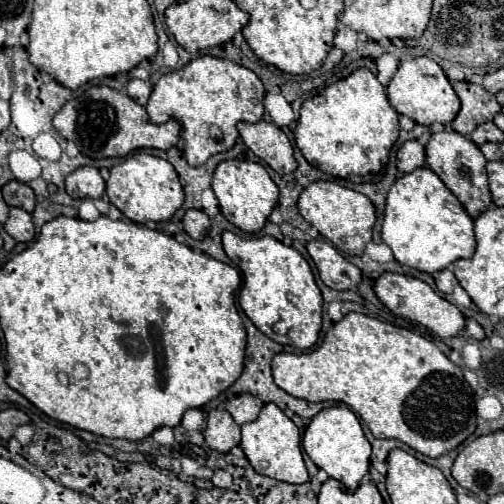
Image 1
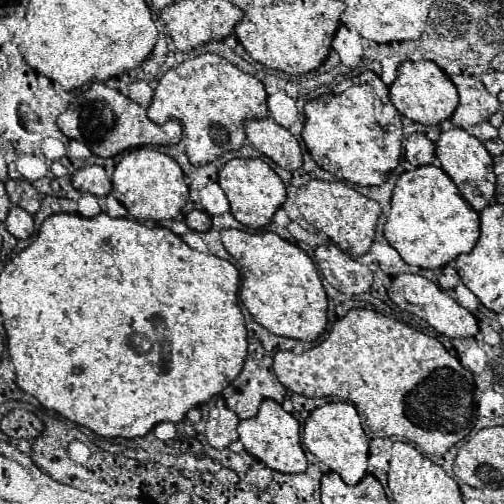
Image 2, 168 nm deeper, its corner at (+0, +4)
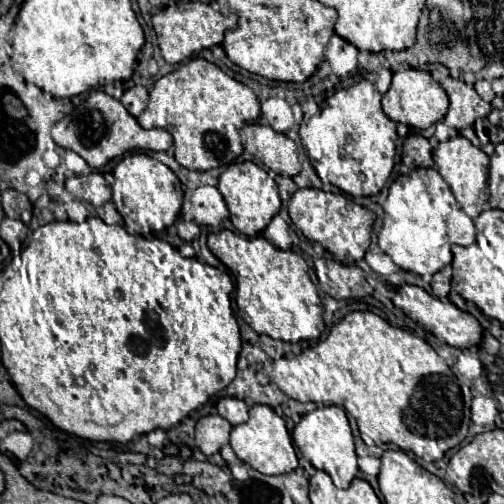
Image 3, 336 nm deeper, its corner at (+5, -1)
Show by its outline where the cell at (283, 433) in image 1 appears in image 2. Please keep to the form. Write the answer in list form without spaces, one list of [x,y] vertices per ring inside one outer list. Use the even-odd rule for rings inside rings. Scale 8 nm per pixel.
[[[263,399],[261,407],[259,407],[259,415],[253,419],[243,419],[239,423],[237,433],[239,433],[239,441],[243,443],[245,451],[251,453],[253,457],[257,457],[267,467],[281,471],[281,473],[303,473],[303,471],[307,471],[307,457],[305,457],[305,451],[301,447],[299,423],[291,413],[283,411],[281,403]]]

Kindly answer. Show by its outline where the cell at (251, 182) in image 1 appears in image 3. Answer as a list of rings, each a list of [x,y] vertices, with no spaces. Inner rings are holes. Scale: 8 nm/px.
[[[234,162],[230,164],[218,182],[218,190],[226,200],[226,206],[230,210],[230,220],[236,230],[240,230],[246,236],[258,236],[264,232],[264,228],[270,224],[270,220],[280,210],[280,196],[276,182],[268,176],[266,170],[256,166],[254,162]]]

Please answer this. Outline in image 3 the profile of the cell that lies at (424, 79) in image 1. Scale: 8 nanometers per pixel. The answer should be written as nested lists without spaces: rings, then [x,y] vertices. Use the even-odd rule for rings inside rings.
[[[404,68],[394,72],[390,90],[382,96],[382,108],[390,120],[422,130],[444,118],[444,114],[448,112],[448,96],[444,88],[428,72]]]

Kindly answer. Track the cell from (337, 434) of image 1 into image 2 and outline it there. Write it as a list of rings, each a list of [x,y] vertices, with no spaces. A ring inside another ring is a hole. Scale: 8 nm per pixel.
[[[331,401],[317,407],[305,427],[303,427],[303,445],[311,451],[323,465],[335,471],[345,483],[357,485],[367,475],[367,457],[369,457],[369,439],[361,427],[361,417],[357,409],[347,401]]]

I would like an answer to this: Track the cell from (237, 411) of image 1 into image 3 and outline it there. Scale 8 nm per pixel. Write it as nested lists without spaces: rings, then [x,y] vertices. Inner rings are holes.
[[[220,398],[218,404],[218,414],[222,418],[226,418],[232,426],[238,426],[238,424],[244,424],[248,420],[248,404],[244,400],[238,400],[238,398]]]

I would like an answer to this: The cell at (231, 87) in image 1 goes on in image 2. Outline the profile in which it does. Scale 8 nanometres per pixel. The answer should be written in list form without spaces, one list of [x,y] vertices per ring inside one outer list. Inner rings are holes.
[[[205,51],[169,69],[159,79],[147,113],[155,123],[179,119],[183,123],[183,143],[189,161],[193,165],[205,165],[221,153],[235,151],[243,145],[243,123],[267,115],[267,91],[257,77],[237,69],[227,59]]]

